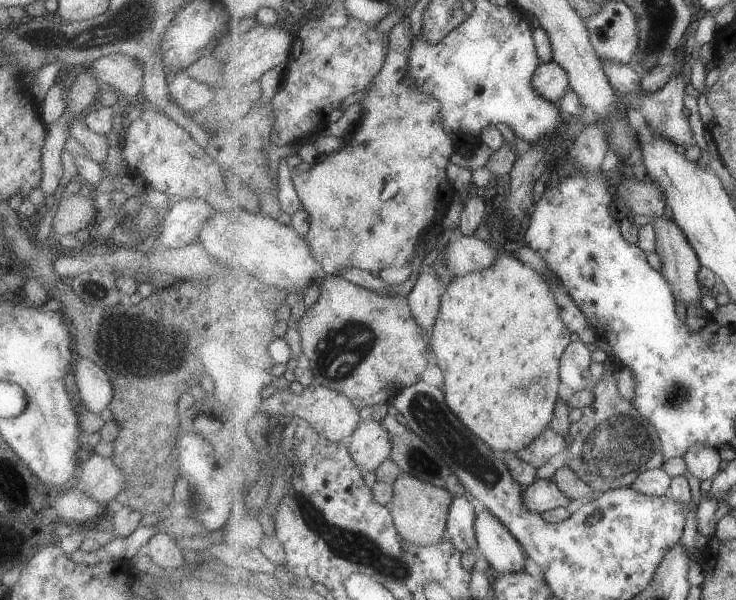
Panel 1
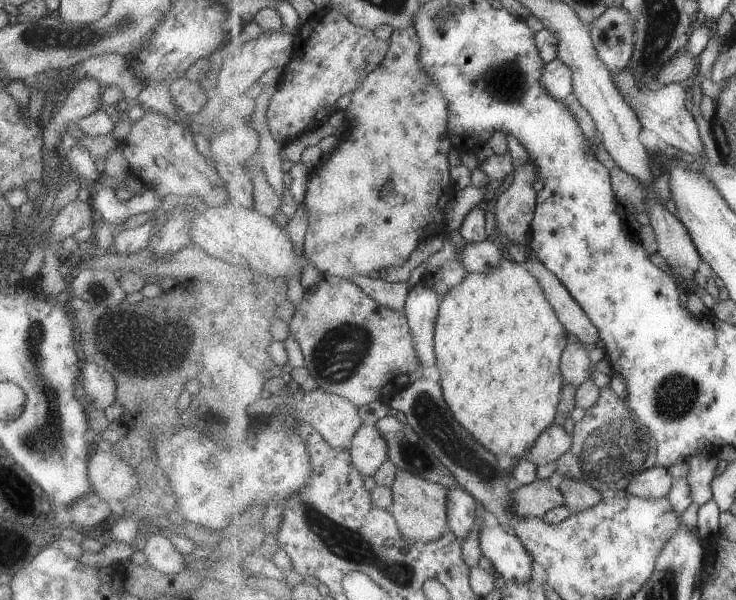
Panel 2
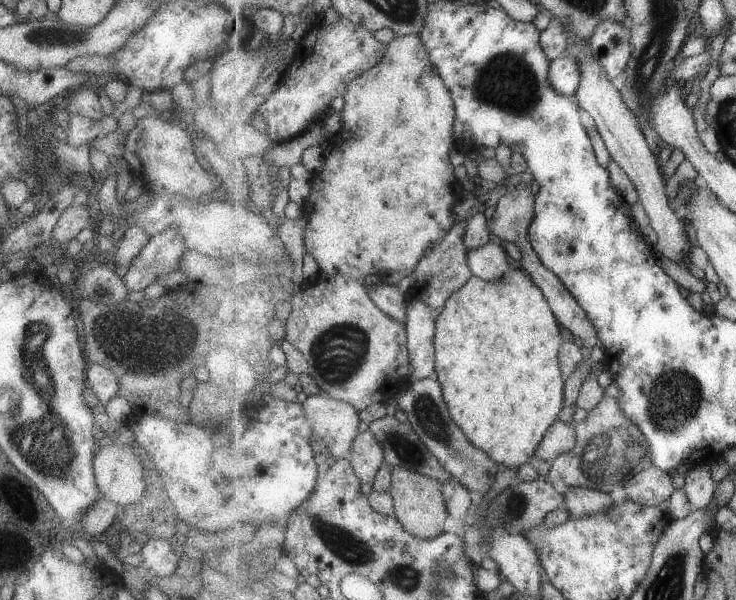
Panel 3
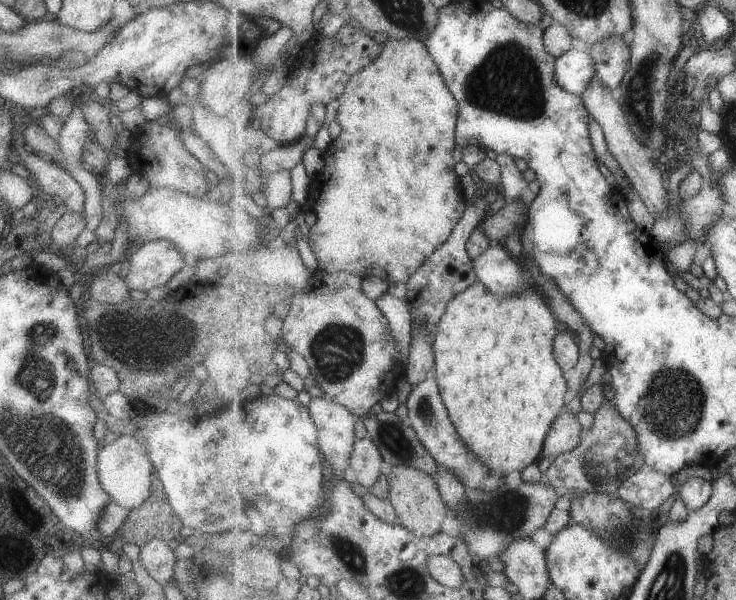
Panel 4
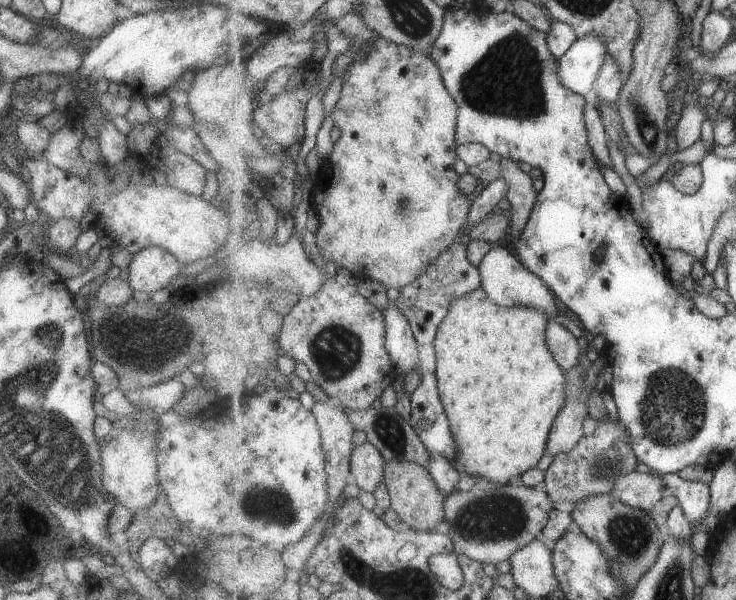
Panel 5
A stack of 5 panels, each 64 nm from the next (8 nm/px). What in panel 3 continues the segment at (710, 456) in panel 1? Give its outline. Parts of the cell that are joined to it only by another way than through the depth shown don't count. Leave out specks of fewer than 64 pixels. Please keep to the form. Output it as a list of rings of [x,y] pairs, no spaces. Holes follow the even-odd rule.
[[[709,465],[694,466],[687,473],[685,495],[695,509],[709,505],[715,499],[715,485]]]

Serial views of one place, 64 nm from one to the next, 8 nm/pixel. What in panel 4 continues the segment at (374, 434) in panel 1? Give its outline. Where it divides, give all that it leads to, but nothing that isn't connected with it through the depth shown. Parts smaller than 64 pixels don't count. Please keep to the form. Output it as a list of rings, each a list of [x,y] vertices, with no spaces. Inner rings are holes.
[[[366,435],[363,439],[356,440],[350,467],[357,476],[356,483],[367,490],[373,489],[379,478],[385,474],[387,468],[384,457],[371,436]]]

